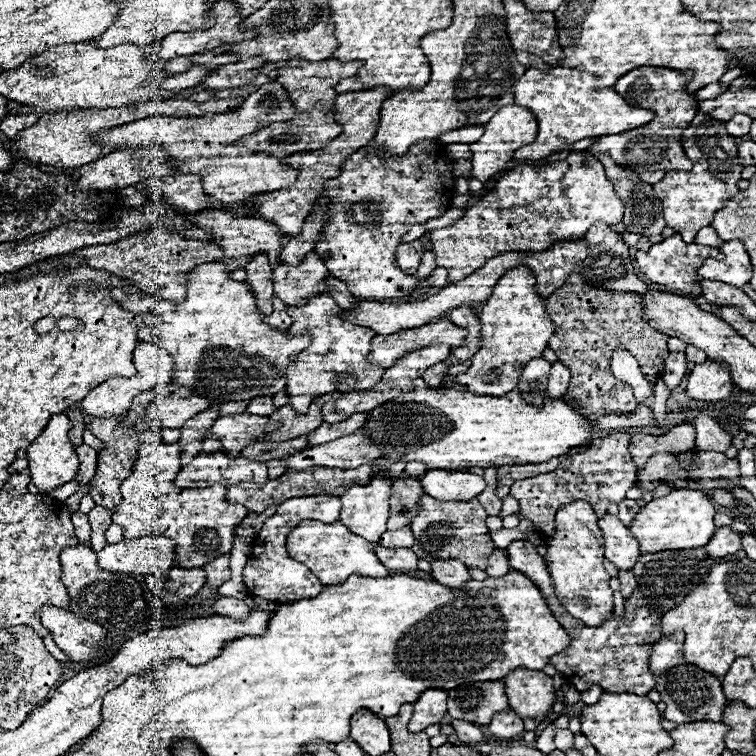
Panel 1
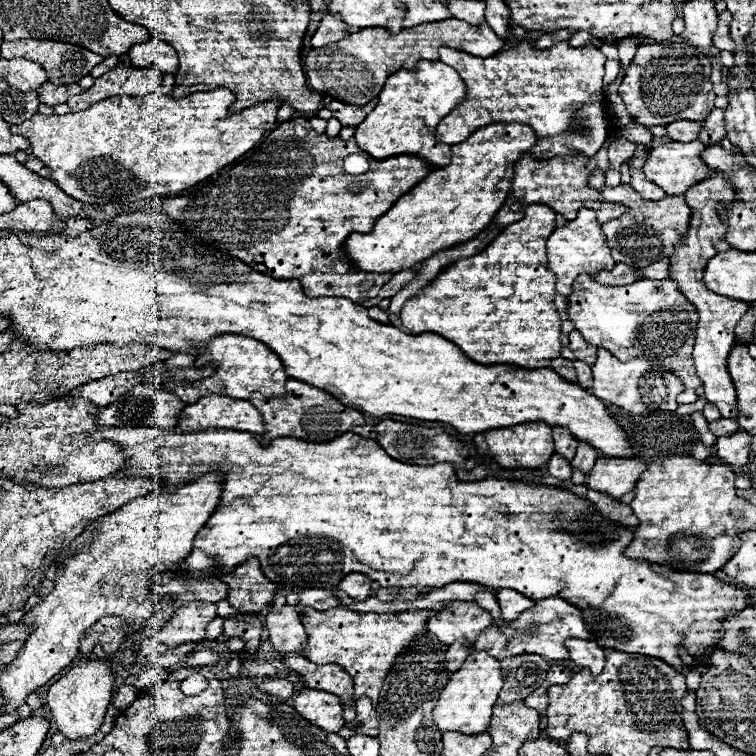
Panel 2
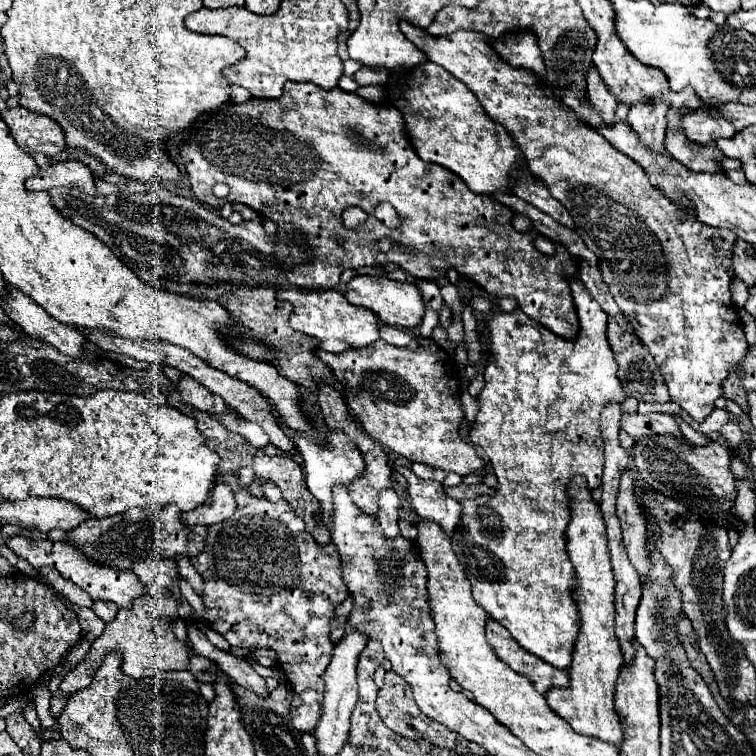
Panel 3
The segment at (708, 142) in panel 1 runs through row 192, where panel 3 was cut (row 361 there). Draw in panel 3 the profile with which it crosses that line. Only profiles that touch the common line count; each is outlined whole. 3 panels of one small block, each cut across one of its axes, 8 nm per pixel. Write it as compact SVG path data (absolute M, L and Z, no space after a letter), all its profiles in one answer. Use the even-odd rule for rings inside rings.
M402 22L400 30L428 60L464 82L480 100L486 114L508 130L510 138L524 154L528 168L544 180L550 194L570 212L574 230L598 256L602 280L608 284L624 318L628 318L638 338L652 352L664 374L672 402L680 404L696 422L702 422L714 410L714 400L722 396L720 382L748 352L738 310L730 300L730 282L734 276L730 248L736 242L736 234L730 230L712 230L696 222L696 210L692 210L688 198L682 196L674 202L664 196L660 188L650 184L646 172L632 158L616 150L606 138L576 118L576 114L556 106L556 98L548 98L548 94L540 90L540 82L532 72L514 68L500 58L488 42L488 36L458 30L444 38L432 38L426 30L410 22Z

